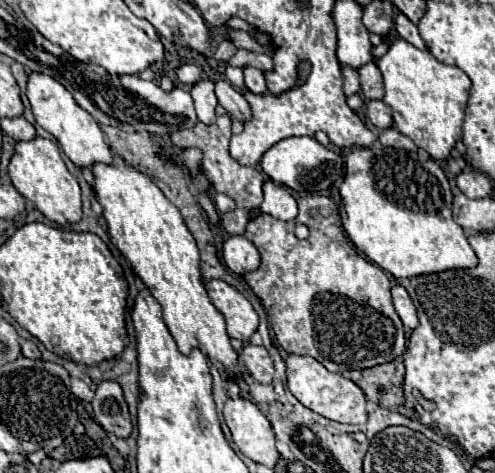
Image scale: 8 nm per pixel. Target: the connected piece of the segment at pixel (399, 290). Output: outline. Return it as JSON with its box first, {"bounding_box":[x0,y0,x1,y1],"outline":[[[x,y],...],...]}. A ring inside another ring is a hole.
{"bounding_box":[392,285,418,329],"outline":[[[396,285],[396,287],[392,287],[392,299],[394,299],[394,309],[398,311],[404,327],[416,329],[418,327],[418,315],[416,315],[416,307],[414,307],[408,291],[402,285]]]}

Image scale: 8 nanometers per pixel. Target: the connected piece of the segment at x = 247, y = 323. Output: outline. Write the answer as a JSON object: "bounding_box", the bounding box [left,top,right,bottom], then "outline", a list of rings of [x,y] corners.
{"bounding_box":[206,279,258,343],"outline":[[[208,279],[206,291],[210,295],[210,301],[216,305],[216,309],[222,311],[226,319],[228,335],[248,343],[250,335],[258,327],[258,315],[252,303],[222,279]]]}

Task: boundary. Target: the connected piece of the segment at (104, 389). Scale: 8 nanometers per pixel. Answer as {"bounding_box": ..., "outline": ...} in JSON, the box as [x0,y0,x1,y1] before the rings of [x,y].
{"bounding_box":[92,381,132,437],"outline":[[[102,381],[96,389],[96,397],[92,401],[94,415],[106,433],[116,437],[130,437],[132,421],[128,413],[128,405],[122,395],[122,387],[116,381]]]}

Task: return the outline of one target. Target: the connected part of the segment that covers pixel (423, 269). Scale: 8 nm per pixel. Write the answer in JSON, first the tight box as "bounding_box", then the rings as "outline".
{"bounding_box":[340,147,478,279],"outline":[[[364,147],[346,157],[346,175],[340,187],[344,219],[342,227],[356,249],[372,263],[392,273],[396,279],[412,279],[424,273],[476,267],[478,257],[472,251],[464,229],[452,217],[452,189],[436,161],[426,153],[410,153],[394,147]]]}

